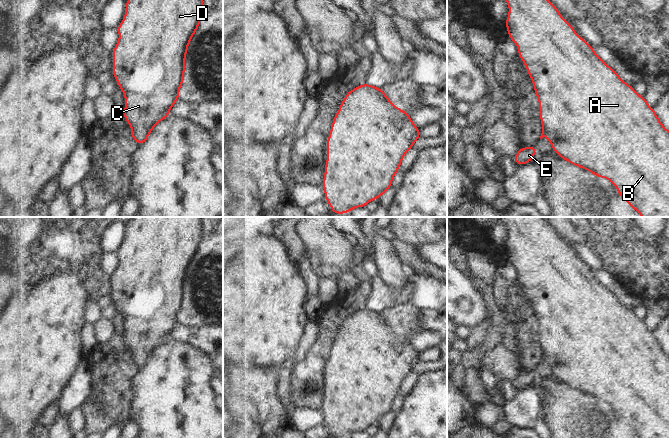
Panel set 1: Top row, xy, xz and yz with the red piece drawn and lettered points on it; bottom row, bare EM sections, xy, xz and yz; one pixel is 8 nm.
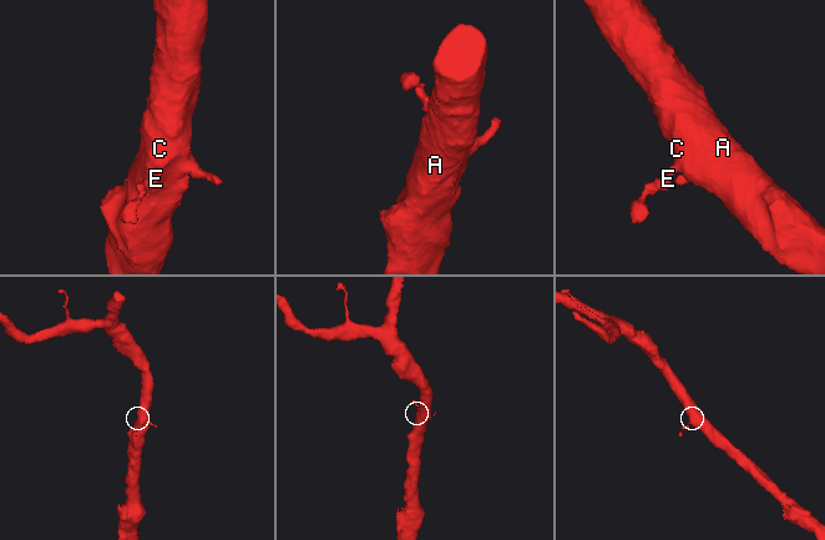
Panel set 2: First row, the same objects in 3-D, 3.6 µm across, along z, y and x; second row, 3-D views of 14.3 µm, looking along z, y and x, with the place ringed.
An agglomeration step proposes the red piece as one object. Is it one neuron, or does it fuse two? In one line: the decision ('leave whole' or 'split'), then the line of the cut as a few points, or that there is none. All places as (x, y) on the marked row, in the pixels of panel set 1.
leave whole; no cut

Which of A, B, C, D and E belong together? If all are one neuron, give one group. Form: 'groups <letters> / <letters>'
groups A B C D E

